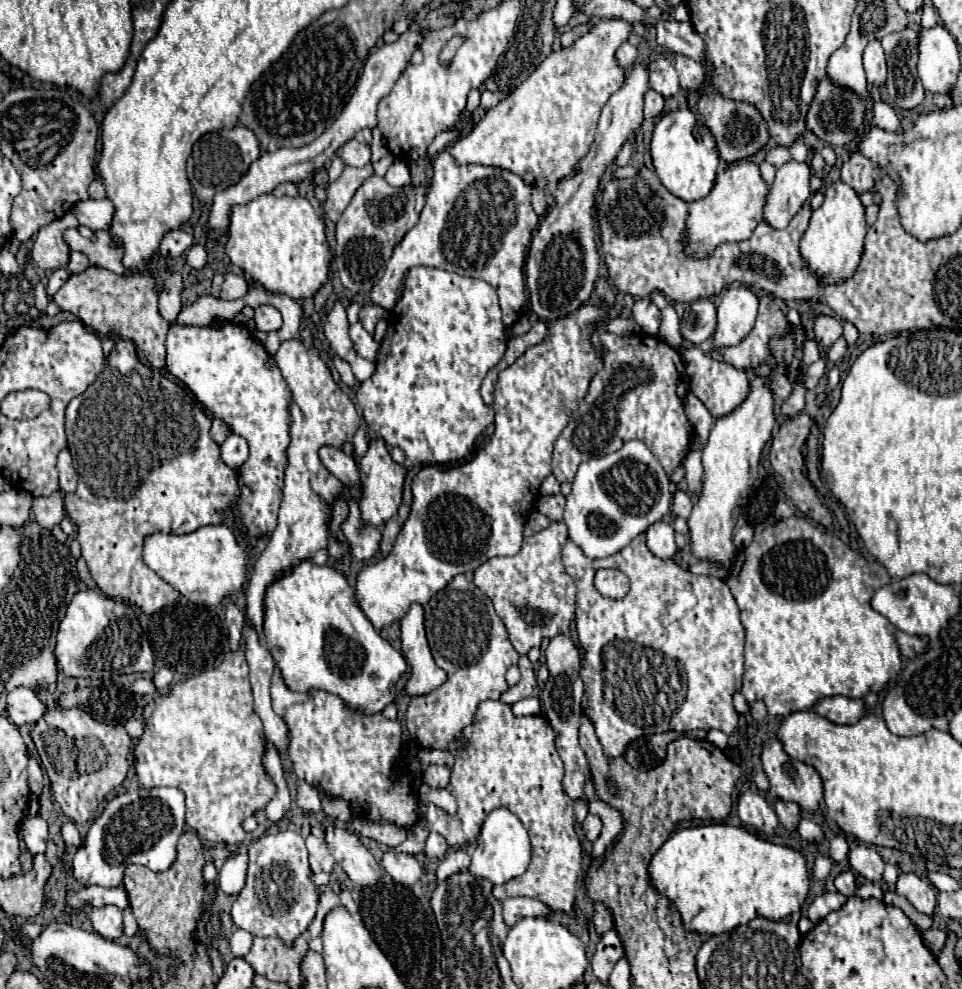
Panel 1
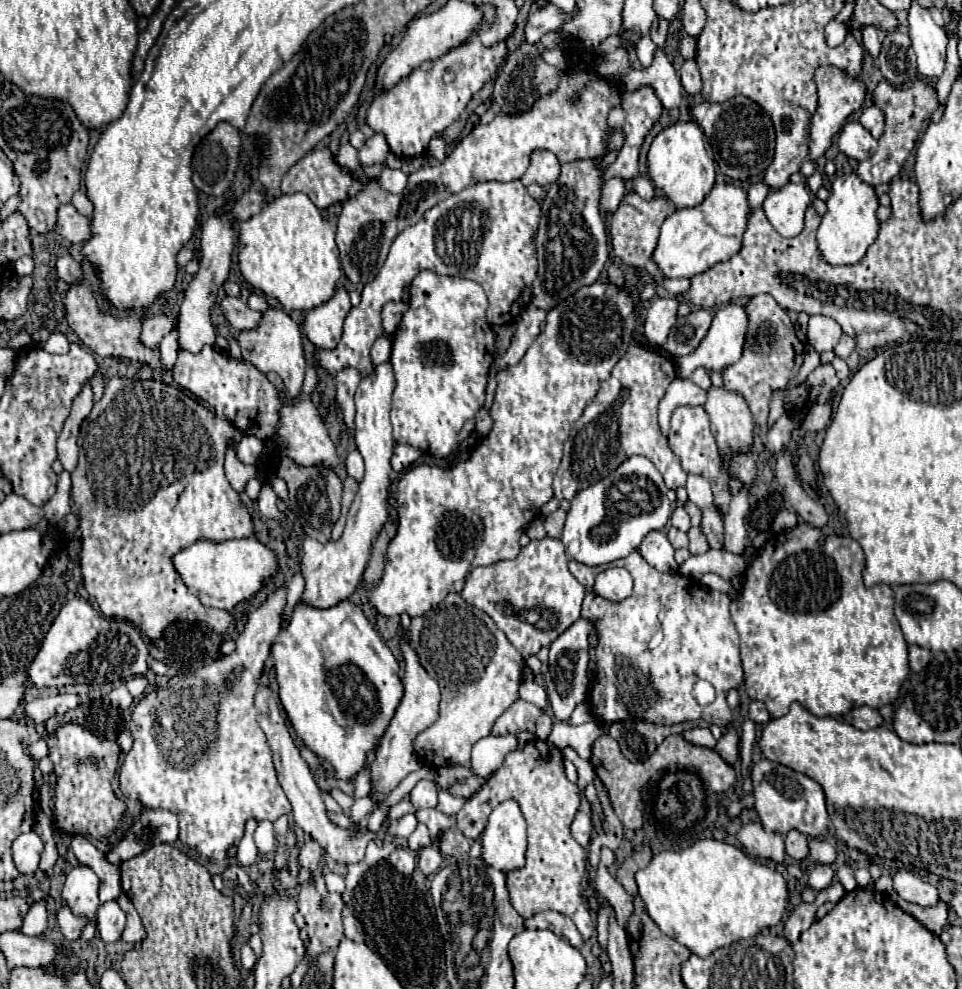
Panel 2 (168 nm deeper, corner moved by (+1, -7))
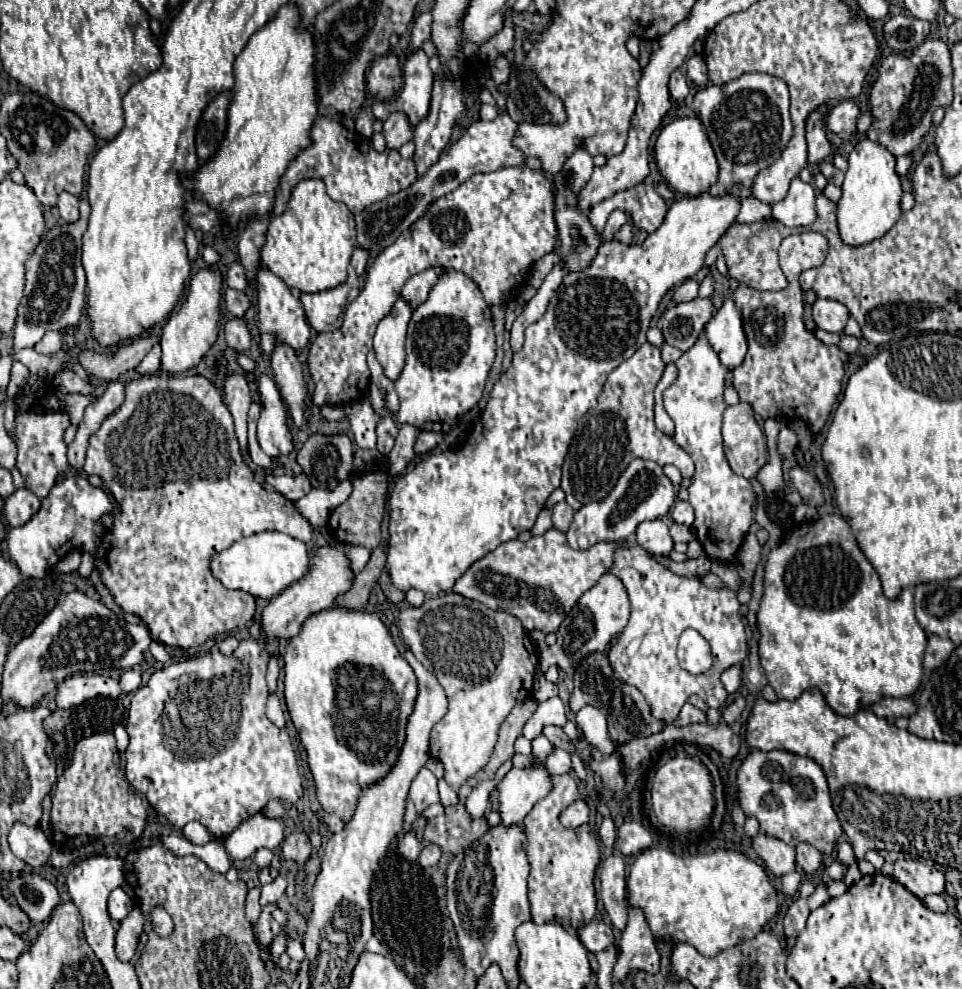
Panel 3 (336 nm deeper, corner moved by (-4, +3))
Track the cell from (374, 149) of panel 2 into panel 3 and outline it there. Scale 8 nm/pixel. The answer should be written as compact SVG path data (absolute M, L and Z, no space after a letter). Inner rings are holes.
M399 112L391 114L385 122L383 122L383 136L385 136L385 144L391 150L399 150L405 142L411 140L411 124L407 124L407 118Z

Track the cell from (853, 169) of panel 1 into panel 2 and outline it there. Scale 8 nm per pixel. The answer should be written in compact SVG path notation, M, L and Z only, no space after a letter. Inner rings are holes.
M920 76L914 78L914 82L910 86L904 86L904 88L896 88L890 82L882 80L874 88L872 96L874 96L874 104L884 112L886 126L884 126L882 136L878 138L876 154L872 158L860 162L856 168L856 174L868 184L880 184L880 172L888 170L888 174L892 174L892 176L896 174L894 168L896 168L898 158L900 158L900 168L904 166L904 162L908 160L908 156L912 154L912 150L916 146L918 134L922 132L926 118L940 106L940 102L938 102L938 94L936 94L934 86L926 78L920 78Z

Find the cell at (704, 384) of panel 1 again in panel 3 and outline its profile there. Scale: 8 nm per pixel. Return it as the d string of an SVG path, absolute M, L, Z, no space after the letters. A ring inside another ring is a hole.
M737 402L725 408L723 440L725 458L731 470L747 480L753 480L767 462L767 444L751 404Z

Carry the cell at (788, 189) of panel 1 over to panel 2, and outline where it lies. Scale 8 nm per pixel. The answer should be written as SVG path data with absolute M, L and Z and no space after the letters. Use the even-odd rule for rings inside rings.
M790 182L782 190L768 194L764 214L774 230L786 238L794 238L804 228L804 212L810 206L810 190L804 182Z

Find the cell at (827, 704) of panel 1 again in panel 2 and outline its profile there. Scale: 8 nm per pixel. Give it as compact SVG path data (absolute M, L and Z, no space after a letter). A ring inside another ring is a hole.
M870 706L852 708L852 710L844 716L844 720L846 720L848 724L852 724L854 728L858 728L858 730L870 730L870 728L876 728L876 726L880 726L880 724L884 722L884 718L880 716L880 712L874 710L874 708L870 708Z

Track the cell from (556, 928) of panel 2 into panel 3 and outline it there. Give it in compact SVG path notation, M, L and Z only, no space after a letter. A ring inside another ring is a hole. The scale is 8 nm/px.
M595 920L581 924L577 928L577 934L579 934L579 940L585 944L585 948L593 954L605 950L615 940L611 926L607 926L605 922L595 922Z

